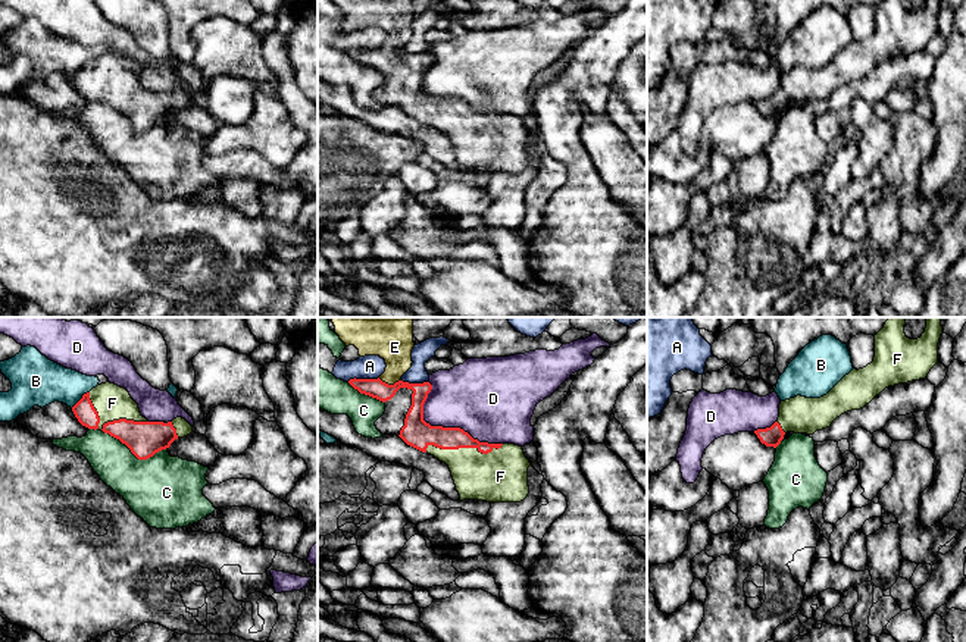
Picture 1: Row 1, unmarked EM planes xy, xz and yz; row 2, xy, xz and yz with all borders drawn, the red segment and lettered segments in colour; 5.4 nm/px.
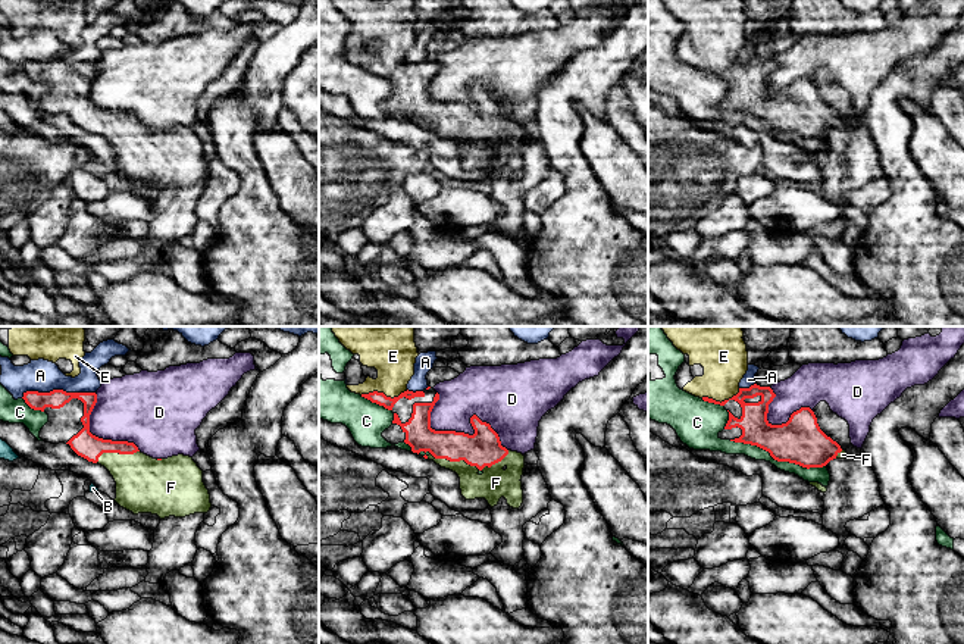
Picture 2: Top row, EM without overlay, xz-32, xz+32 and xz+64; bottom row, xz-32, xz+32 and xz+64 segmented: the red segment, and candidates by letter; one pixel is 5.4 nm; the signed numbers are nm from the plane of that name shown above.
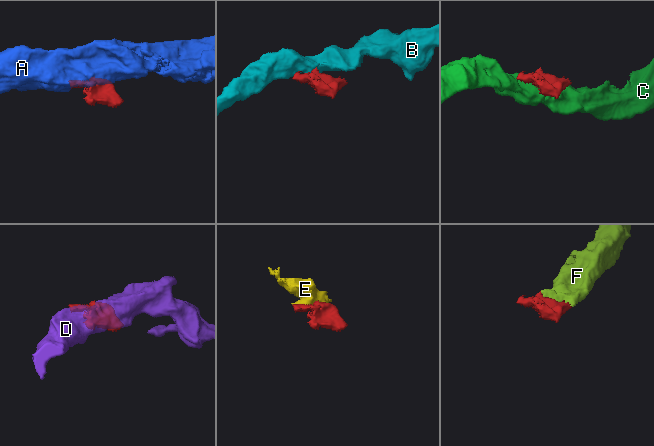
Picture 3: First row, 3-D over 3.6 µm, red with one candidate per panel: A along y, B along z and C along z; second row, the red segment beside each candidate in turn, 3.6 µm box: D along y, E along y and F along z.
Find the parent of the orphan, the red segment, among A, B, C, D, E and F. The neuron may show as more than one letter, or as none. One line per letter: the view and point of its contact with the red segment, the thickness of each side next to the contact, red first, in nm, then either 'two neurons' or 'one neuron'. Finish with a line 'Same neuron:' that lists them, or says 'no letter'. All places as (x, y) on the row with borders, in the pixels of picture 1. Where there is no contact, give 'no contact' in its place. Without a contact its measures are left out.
A: meets red in xz at (362, 379); 110 nm thick on the red side, 130 nm on the other; two neurons
B: meets red in xy at (81, 398); 120 nm thick on the red side, 260 nm on the other; two neurons
C: meets red in xy at (134, 454); 190 nm thick on the red side, 380 nm on the other; two neurons
D: meets red in xz at (444, 428); 160 nm thick on the red side, 400 nm on the other; two neurons
E: meets red in xz at (390, 385); 110 nm thick on the red side, 220 nm on the other; one neuron
F: meets red in xy at (105, 423); 190 nm thick on the red side, 190 nm on the other; one neuron
Same neuron: E, F

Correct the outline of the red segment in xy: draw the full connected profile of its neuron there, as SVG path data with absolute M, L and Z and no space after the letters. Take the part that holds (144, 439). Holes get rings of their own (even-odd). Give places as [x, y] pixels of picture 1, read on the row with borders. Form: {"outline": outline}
{"outline": "M110 382L84 394L72 411L82 426L119 439L138 460L153 457L193 432L193 426L182 417L168 423L149 422L129 392Z"}

